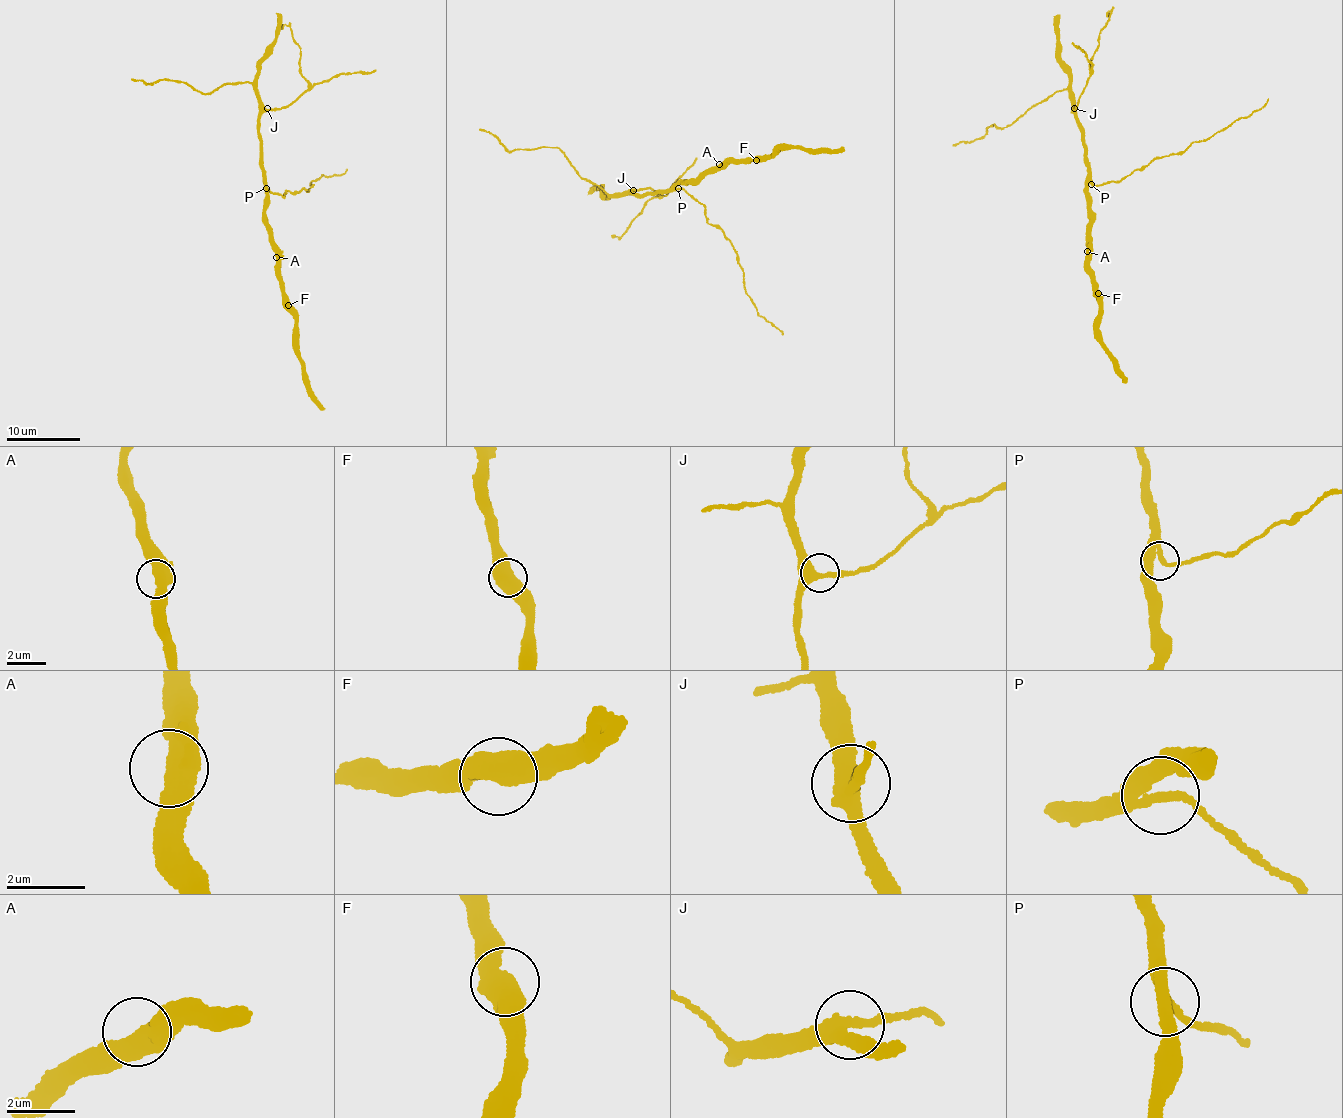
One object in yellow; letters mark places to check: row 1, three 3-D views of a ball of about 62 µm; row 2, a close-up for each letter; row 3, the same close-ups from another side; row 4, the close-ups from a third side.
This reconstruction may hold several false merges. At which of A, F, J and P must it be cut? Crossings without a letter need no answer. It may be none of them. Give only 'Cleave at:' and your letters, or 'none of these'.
Cleave at: none of these

